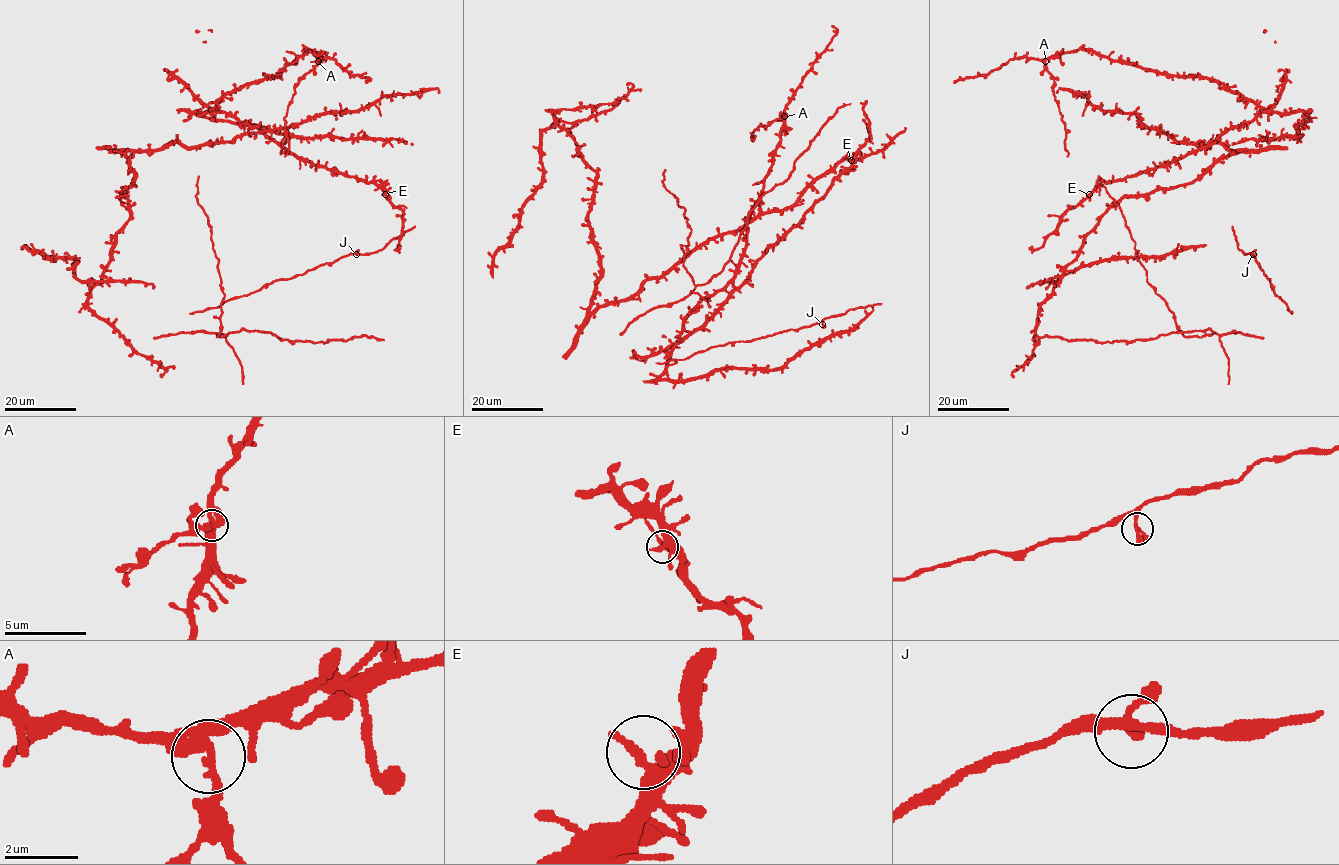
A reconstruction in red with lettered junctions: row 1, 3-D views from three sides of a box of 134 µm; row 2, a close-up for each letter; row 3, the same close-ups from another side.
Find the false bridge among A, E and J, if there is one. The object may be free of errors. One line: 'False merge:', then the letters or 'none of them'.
False merge: A

